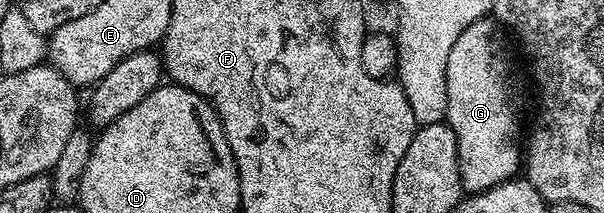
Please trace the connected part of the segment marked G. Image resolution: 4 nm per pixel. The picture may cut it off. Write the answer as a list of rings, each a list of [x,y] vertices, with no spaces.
[[[483,18],[477,20],[476,22],[472,22],[472,26],[468,26],[468,30],[464,30],[464,34],[460,34],[460,38],[456,38],[456,43],[452,45],[452,51],[448,53],[448,70],[446,71],[446,81],[448,82],[448,110],[446,111],[446,118],[445,123],[450,125],[450,129],[452,130],[452,134],[456,134],[456,142],[458,143],[458,165],[460,166],[460,174],[462,175],[462,187],[465,189],[467,193],[473,194],[476,192],[483,192],[484,190],[488,190],[489,188],[494,188],[498,184],[502,184],[505,180],[512,180],[515,179],[519,175],[520,172],[520,165],[523,163],[524,160],[524,152],[523,149],[520,147],[520,140],[518,144],[518,111],[522,108],[522,100],[518,97],[518,92],[514,89],[514,80],[510,77],[510,52],[506,49],[506,40],[504,37],[503,29],[499,27],[497,23],[493,19],[490,18]]]

